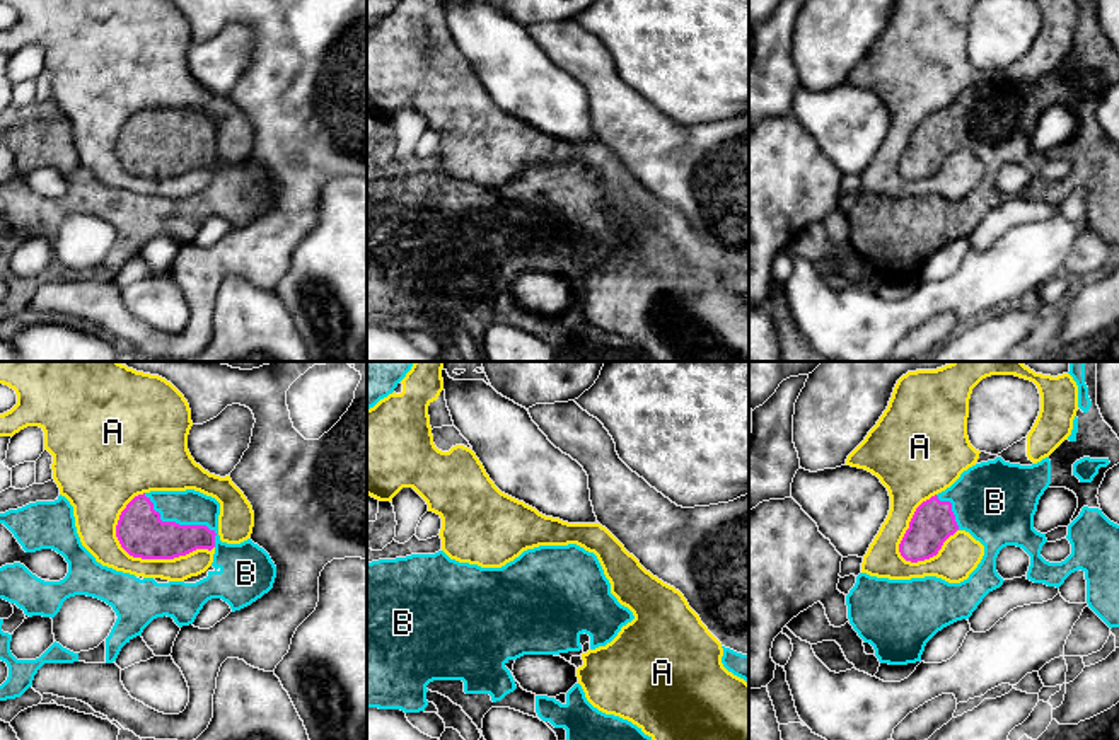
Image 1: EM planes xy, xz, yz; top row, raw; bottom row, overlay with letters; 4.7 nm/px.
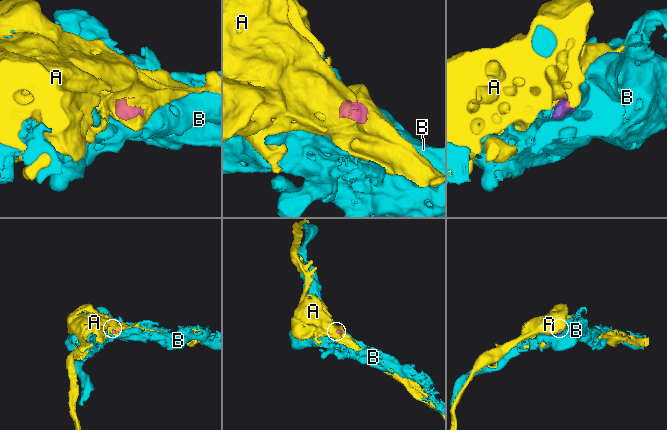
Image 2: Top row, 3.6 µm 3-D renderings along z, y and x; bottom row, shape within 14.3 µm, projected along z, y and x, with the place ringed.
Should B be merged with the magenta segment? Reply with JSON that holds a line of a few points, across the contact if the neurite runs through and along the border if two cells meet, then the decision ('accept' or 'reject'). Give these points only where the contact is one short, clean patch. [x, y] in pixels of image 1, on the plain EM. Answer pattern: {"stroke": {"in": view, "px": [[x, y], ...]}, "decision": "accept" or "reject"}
{"decision": "accept"}

